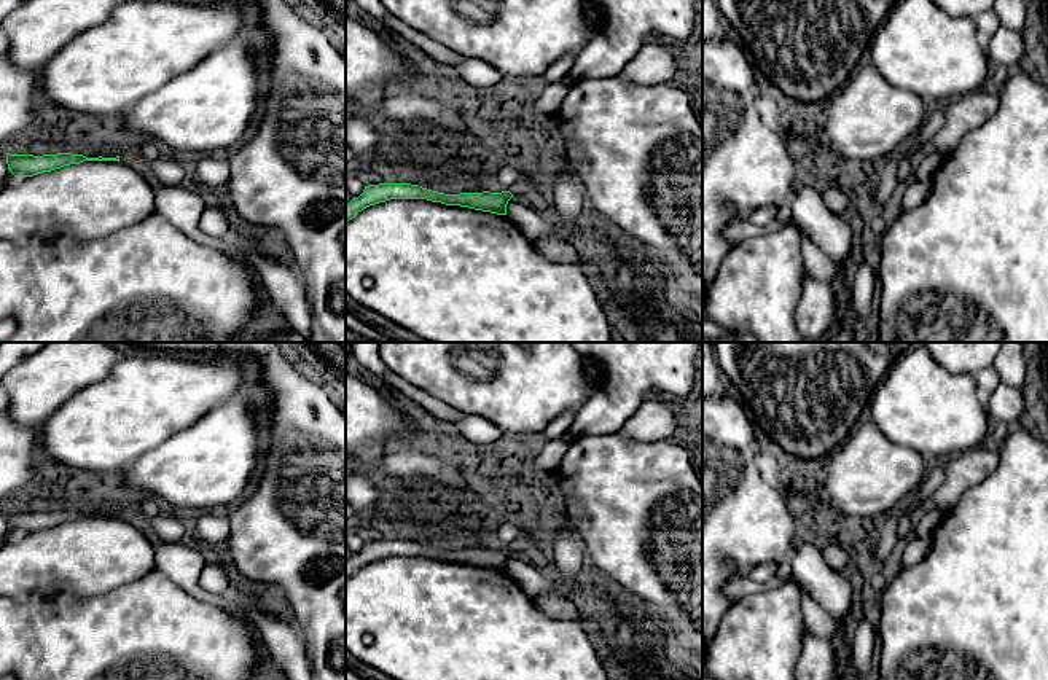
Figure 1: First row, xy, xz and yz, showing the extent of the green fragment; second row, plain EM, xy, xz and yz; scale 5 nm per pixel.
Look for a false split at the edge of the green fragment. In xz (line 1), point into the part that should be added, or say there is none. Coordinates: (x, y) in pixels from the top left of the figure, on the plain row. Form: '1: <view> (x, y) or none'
1: none

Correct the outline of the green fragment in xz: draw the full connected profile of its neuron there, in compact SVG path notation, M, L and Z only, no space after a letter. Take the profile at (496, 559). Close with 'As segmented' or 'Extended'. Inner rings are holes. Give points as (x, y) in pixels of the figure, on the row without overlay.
M379 540L365 543L358 554L354 554L349 561L346 561L346 580L363 565L390 556L427 556L446 562L460 562L497 572L506 572L506 561L511 554L513 551L510 548L444 551L411 540Z. As segmented

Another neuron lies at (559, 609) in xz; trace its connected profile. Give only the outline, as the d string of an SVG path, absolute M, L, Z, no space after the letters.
M537 596L534 604L551 618L573 621L577 624L583 621L583 612L572 600Z

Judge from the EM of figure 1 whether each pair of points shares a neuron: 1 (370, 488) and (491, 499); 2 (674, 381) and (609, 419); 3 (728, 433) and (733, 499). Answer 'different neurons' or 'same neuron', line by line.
1: different neurons
2: same neuron
3: same neuron

